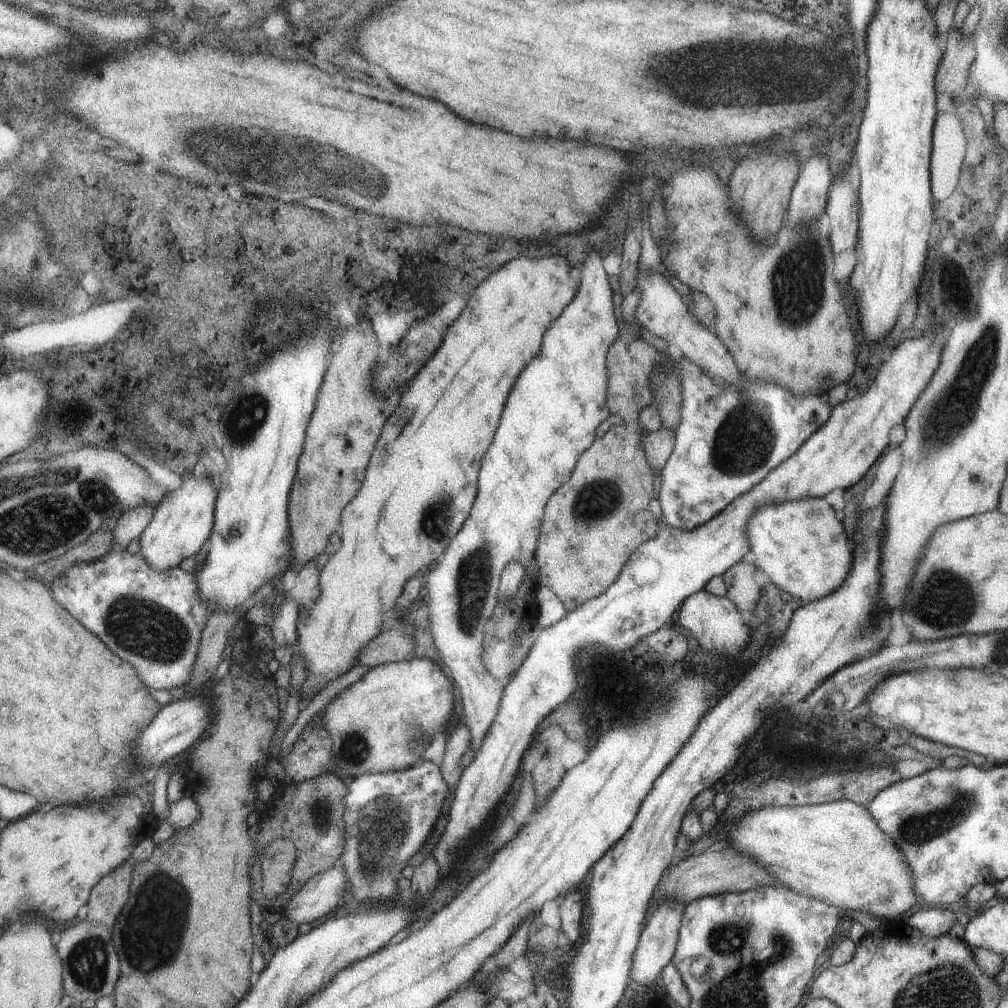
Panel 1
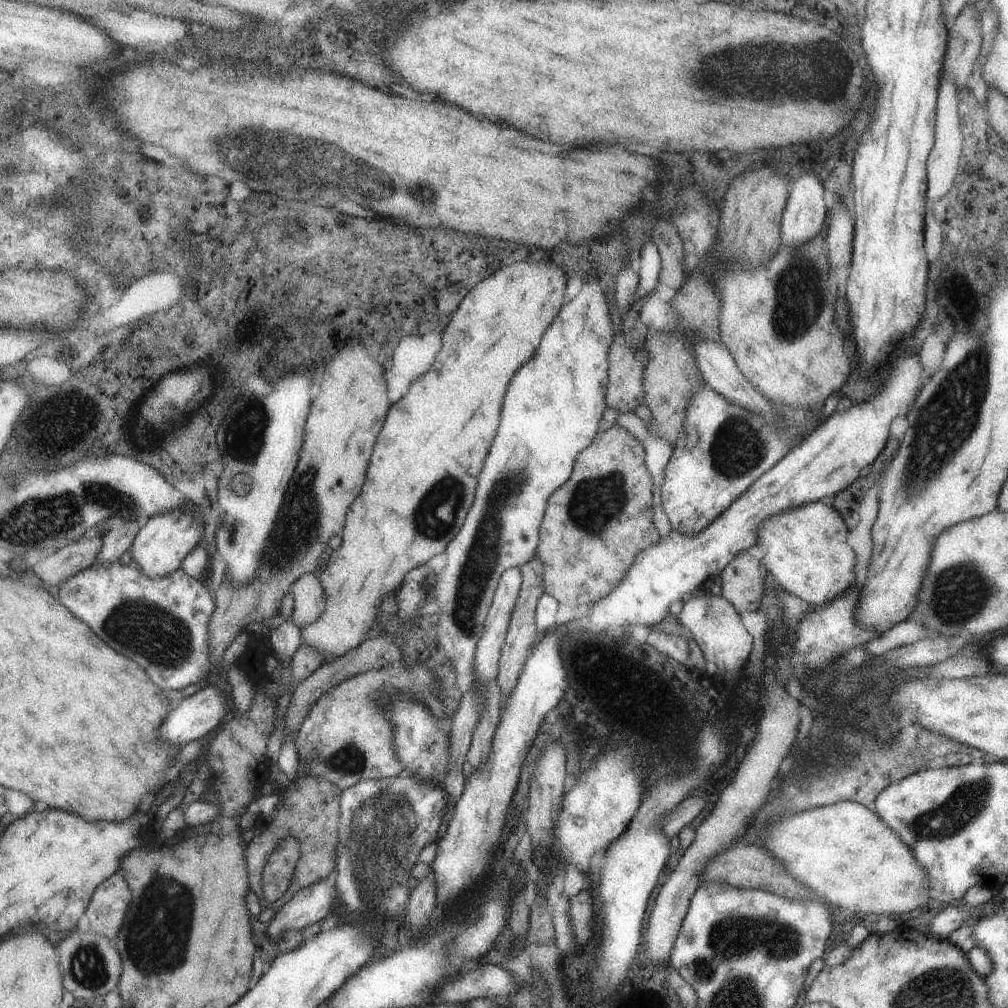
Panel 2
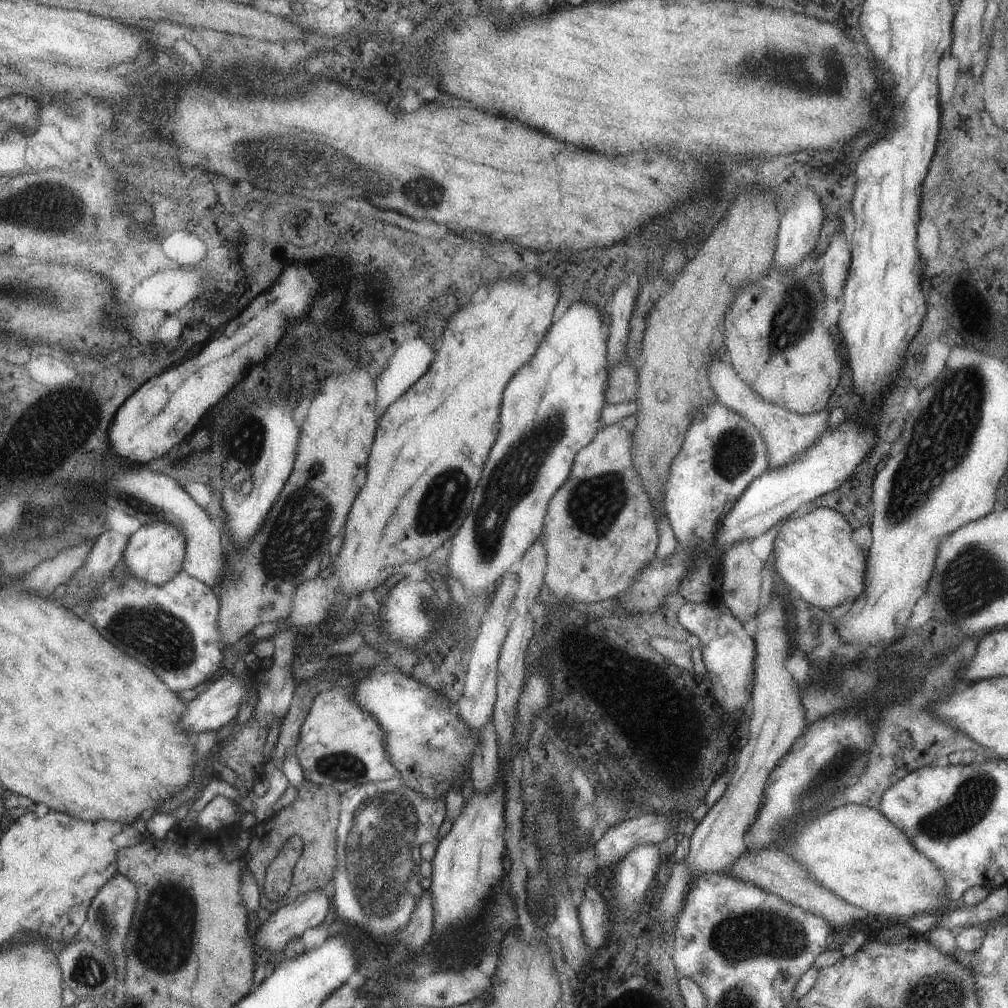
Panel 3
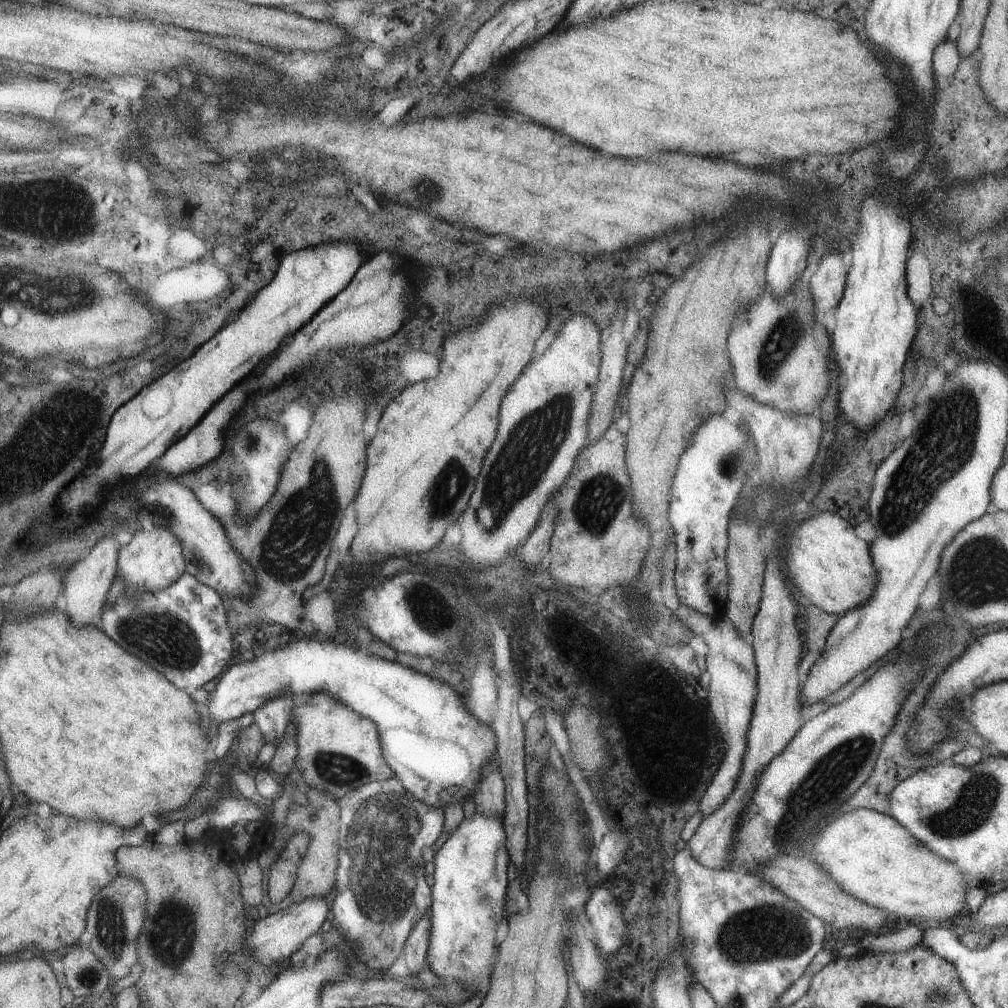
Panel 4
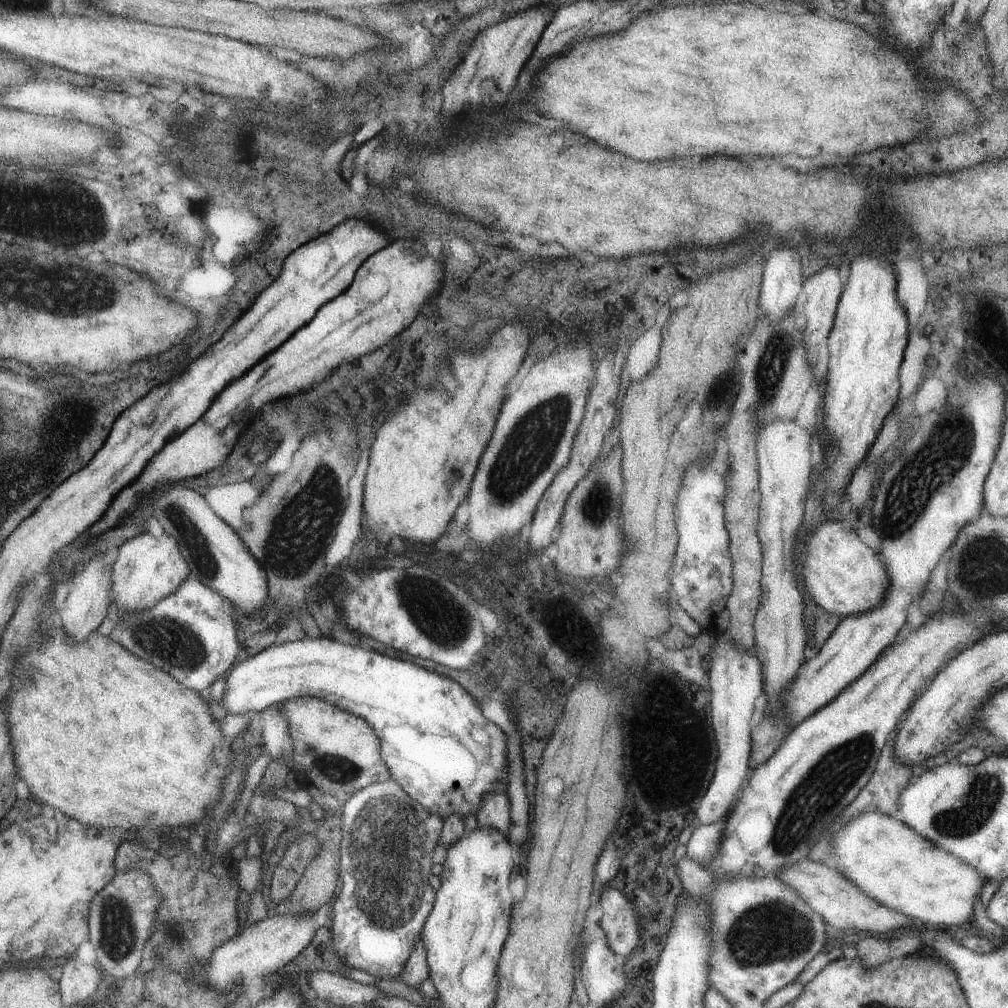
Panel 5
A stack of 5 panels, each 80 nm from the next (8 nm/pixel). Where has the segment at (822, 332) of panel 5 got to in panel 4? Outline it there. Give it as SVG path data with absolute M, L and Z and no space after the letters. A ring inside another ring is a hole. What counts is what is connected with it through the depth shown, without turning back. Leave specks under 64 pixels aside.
M839 254L822 256L816 271L808 281L809 294L813 300L814 328L821 322L823 314L841 300L845 279L845 268L841 264Z

